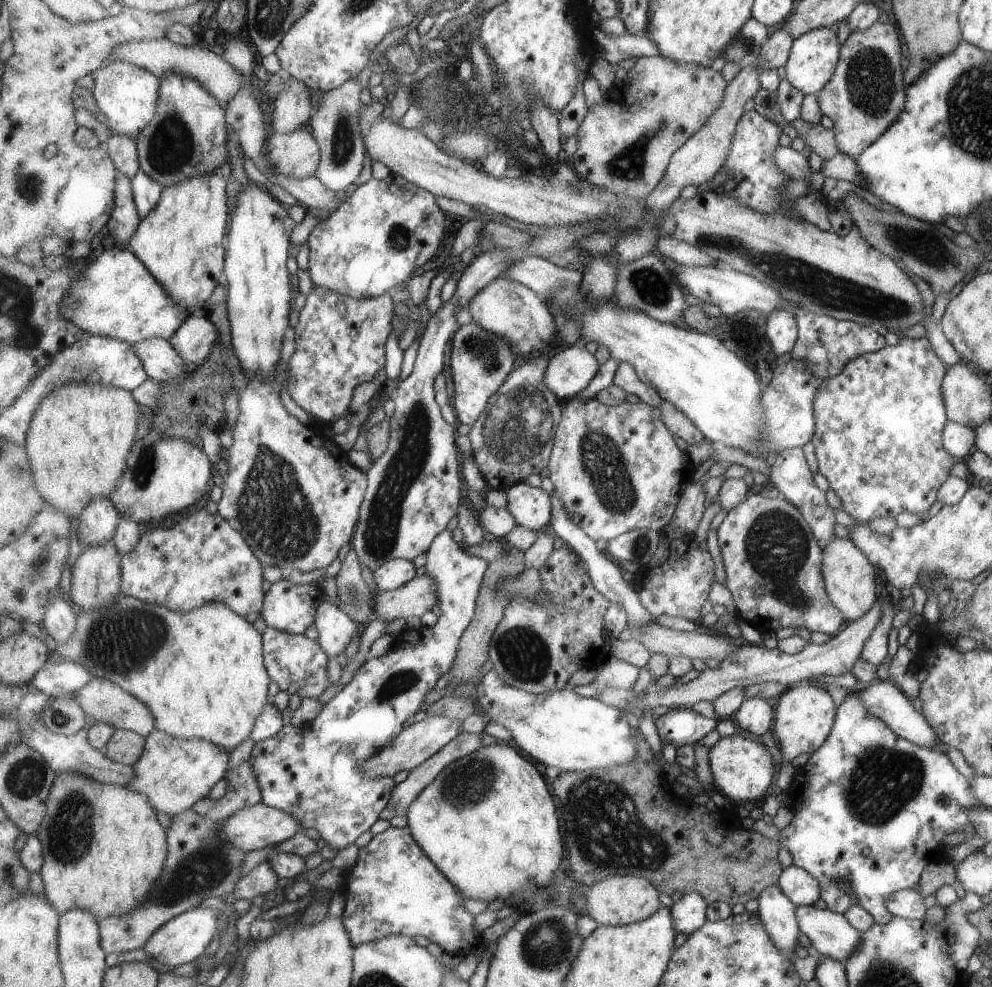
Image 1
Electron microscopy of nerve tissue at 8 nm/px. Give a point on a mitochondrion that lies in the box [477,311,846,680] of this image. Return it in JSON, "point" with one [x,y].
{"point":[776,549]}

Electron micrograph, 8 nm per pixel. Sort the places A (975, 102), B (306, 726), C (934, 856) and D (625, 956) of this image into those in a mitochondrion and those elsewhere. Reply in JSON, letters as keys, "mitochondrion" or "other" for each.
{"A":"mitochondrion","B":"other","C":"other","D":"other"}

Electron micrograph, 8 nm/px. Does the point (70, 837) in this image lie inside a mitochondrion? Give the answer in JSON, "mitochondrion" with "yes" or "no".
{"mitochondrion":"yes"}

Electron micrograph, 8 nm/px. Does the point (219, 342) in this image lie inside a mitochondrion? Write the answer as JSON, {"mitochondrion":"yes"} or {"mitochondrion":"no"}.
{"mitochondrion":"no"}

